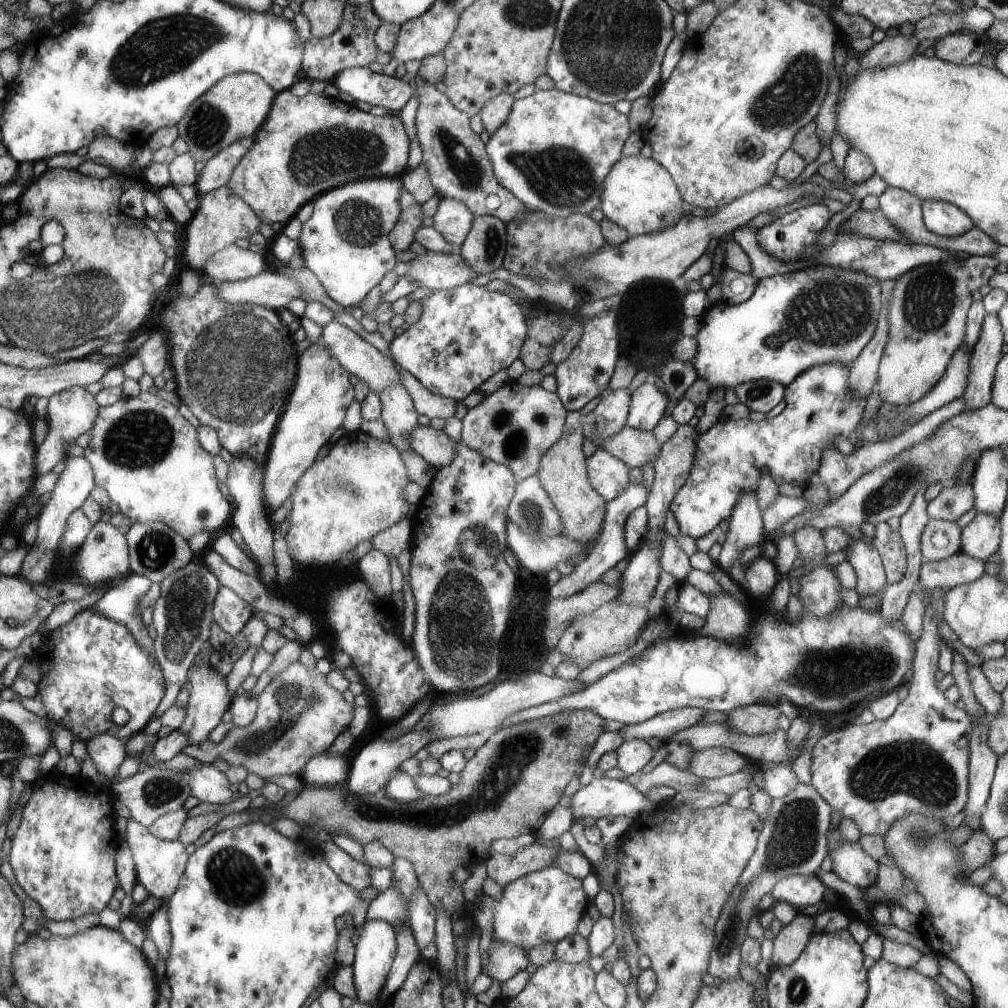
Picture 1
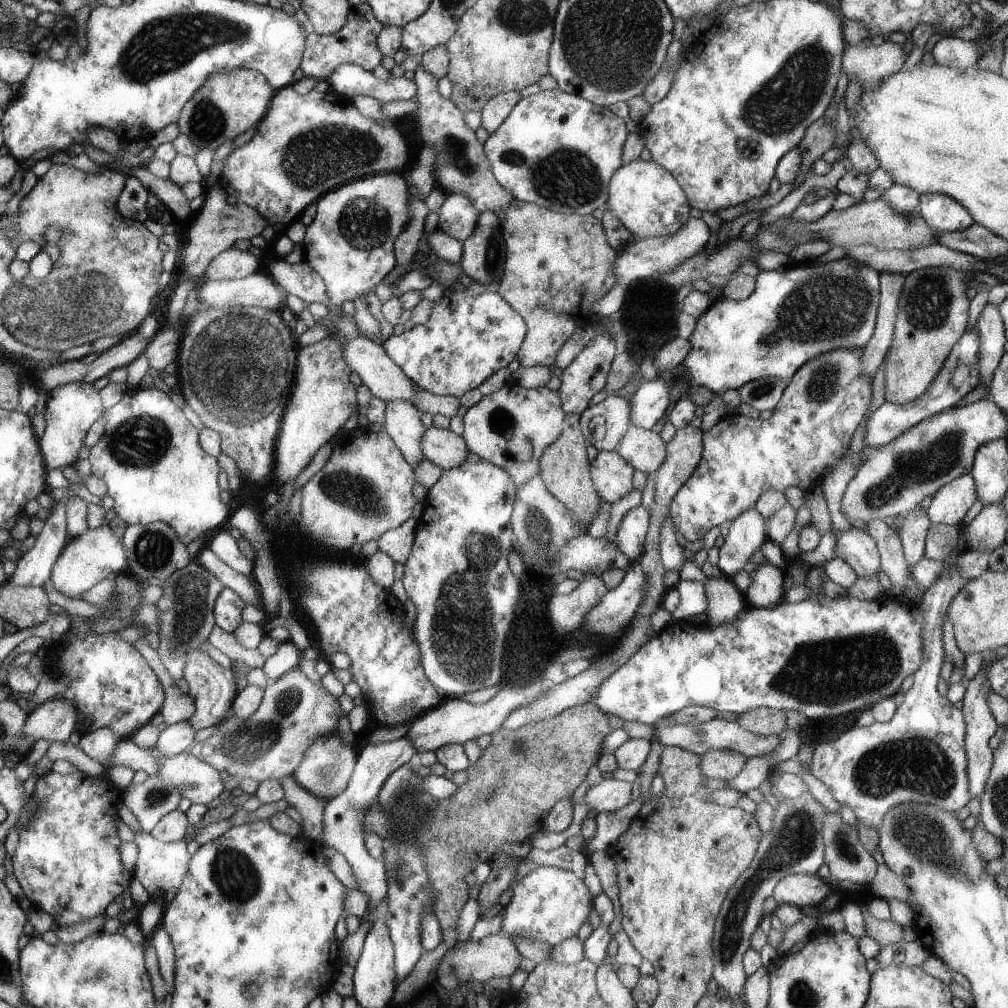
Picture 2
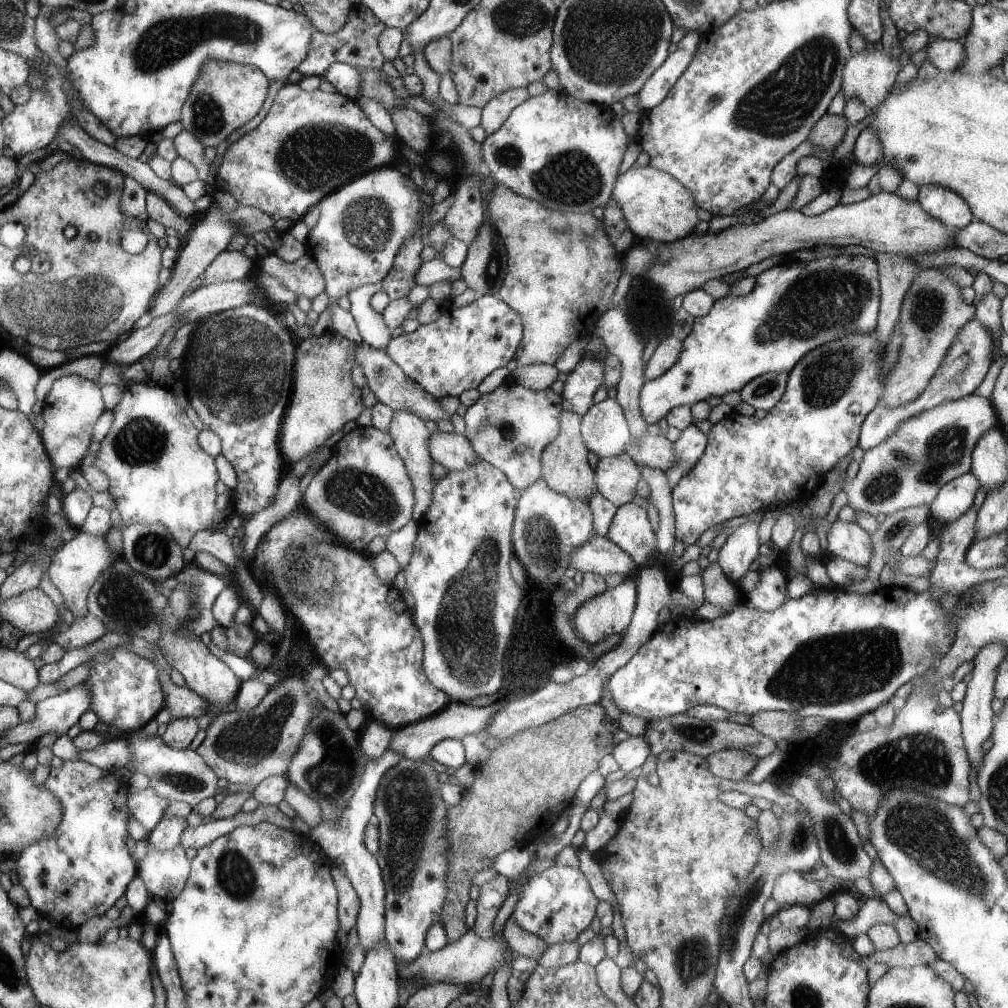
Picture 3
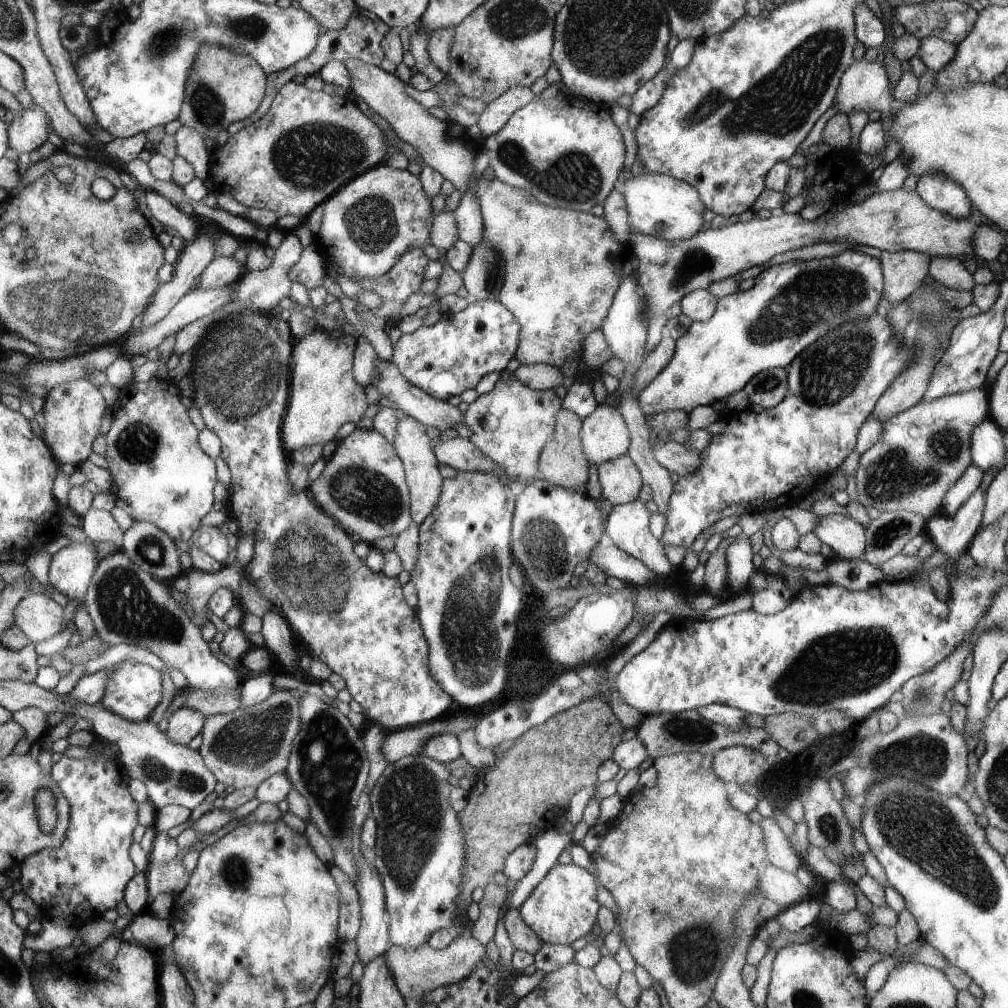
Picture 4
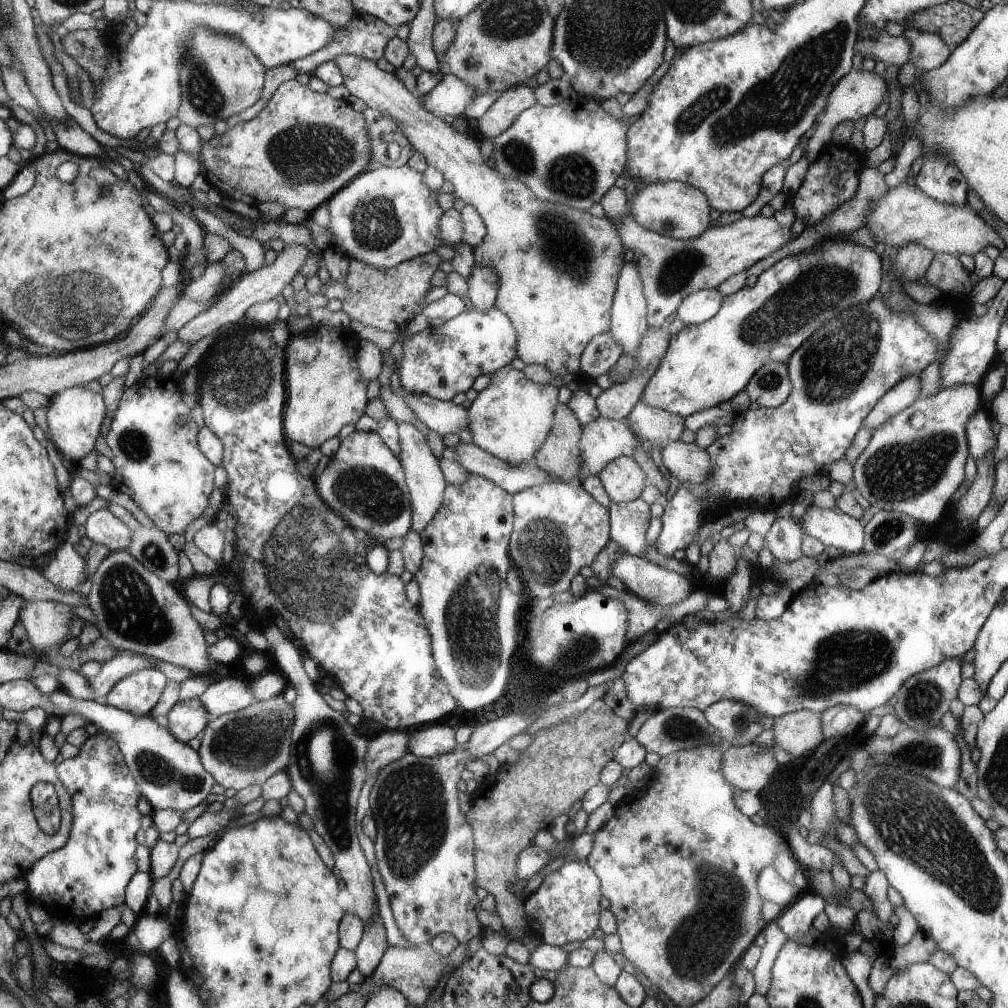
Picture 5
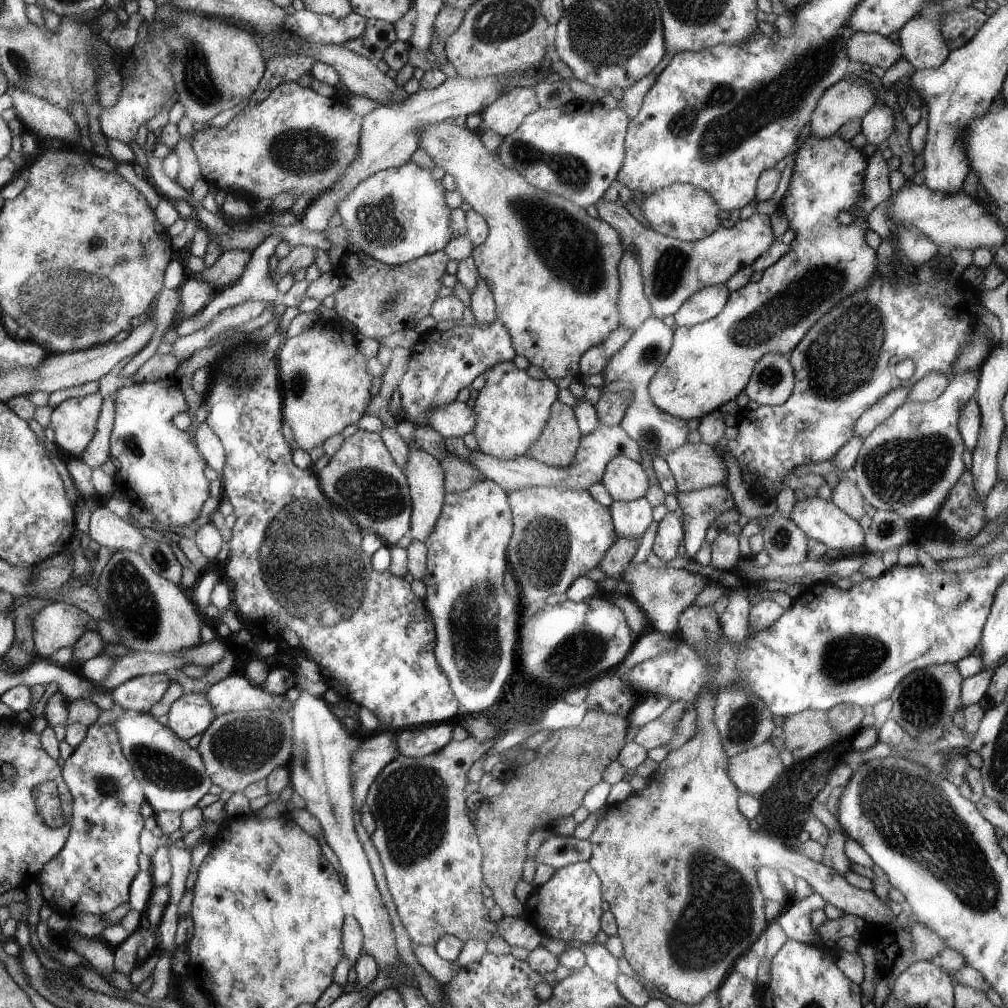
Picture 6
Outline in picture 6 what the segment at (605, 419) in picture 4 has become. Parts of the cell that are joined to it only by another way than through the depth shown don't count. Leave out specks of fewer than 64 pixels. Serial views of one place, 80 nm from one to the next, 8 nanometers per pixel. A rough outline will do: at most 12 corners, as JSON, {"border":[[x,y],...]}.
{"border":[[621,426],[583,436],[566,468],[528,454],[501,461],[470,451],[484,478],[510,494],[533,486],[588,490],[607,464],[640,447]]}

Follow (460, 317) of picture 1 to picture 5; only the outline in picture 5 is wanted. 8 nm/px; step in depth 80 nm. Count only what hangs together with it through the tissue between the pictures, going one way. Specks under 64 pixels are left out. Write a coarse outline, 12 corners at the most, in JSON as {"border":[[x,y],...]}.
{"border":[[474,307],[403,343],[402,390],[452,401],[516,358],[516,331]]}

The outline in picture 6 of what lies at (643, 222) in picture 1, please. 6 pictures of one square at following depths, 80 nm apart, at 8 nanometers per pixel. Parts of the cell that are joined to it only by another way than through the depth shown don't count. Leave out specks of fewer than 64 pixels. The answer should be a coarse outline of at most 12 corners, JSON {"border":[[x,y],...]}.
{"border":[[674,183],[643,198],[651,228],[696,242],[726,224],[712,195]]}

